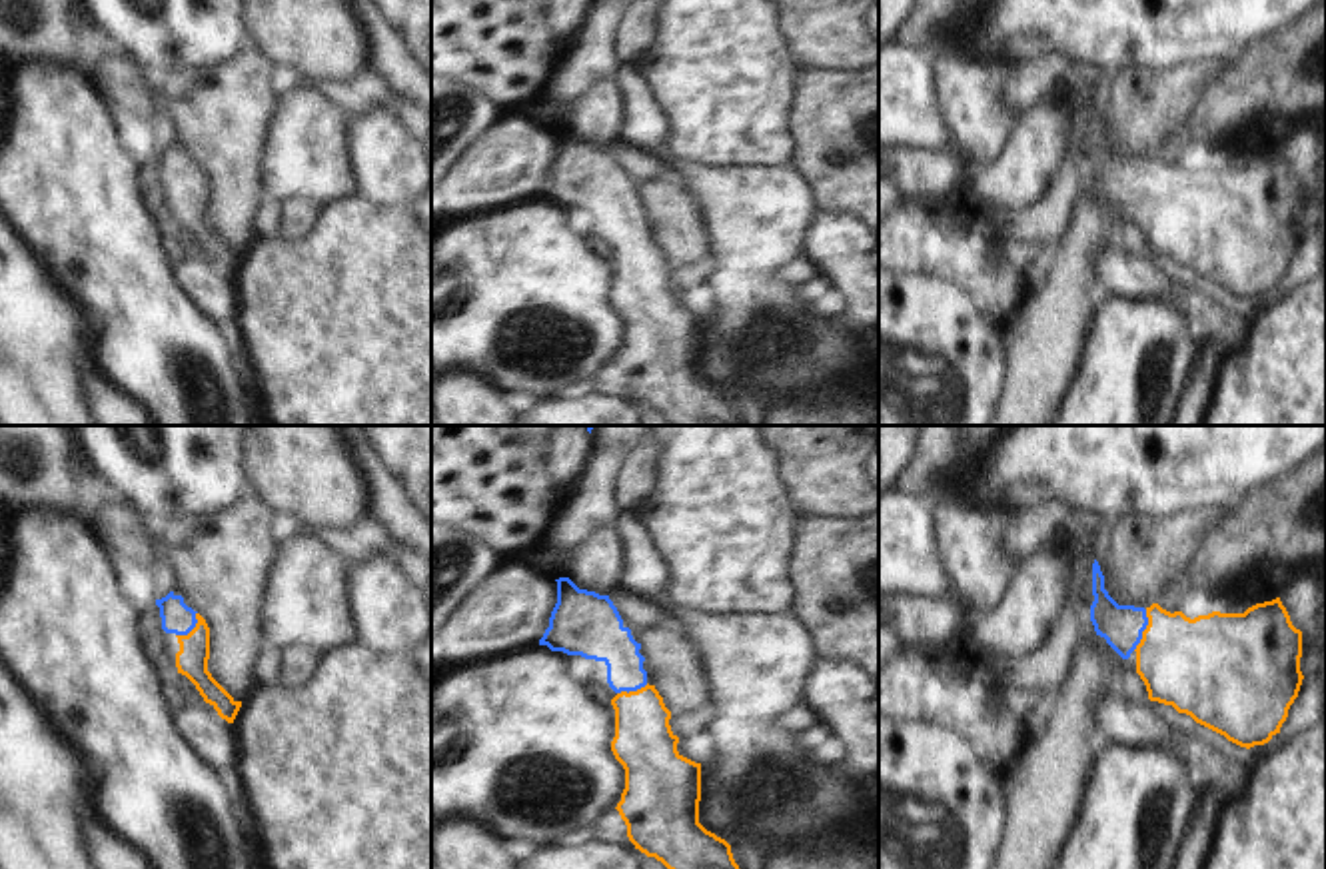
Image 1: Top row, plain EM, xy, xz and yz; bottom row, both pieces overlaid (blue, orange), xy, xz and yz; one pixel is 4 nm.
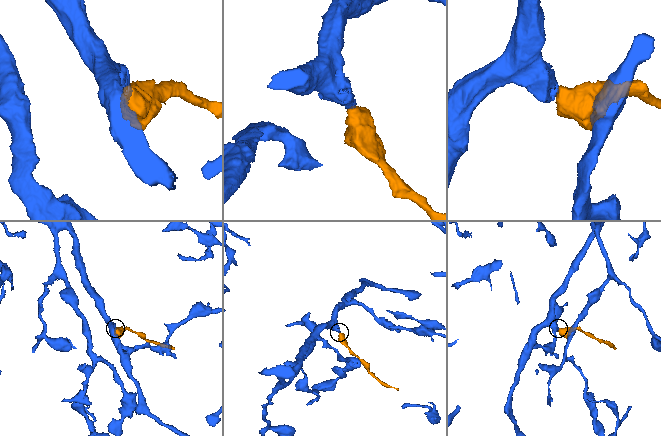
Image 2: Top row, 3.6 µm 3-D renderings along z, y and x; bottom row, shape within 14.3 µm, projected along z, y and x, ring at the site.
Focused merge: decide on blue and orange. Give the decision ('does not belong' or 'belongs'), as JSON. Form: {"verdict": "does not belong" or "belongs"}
{"verdict": "belongs"}

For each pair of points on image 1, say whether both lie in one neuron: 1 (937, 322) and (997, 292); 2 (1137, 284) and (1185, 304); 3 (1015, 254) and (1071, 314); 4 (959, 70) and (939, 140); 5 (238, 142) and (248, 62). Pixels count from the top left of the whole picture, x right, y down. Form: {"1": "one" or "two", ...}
{"1": "two", "2": "one", "3": "two", "4": "two", "5": "one"}

